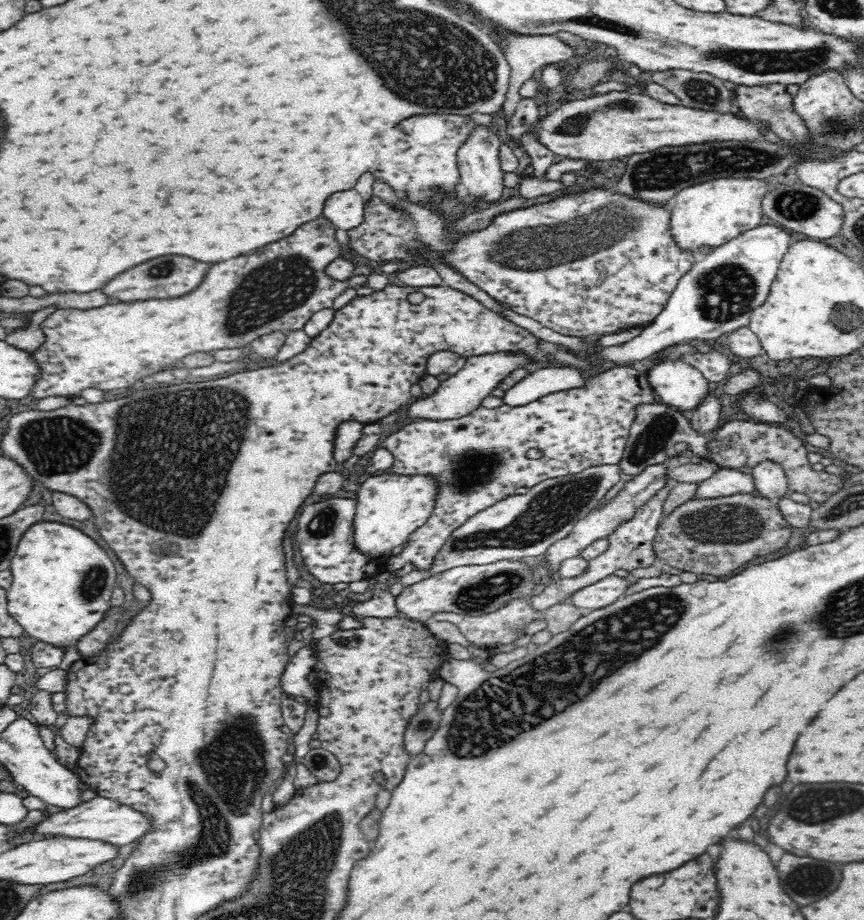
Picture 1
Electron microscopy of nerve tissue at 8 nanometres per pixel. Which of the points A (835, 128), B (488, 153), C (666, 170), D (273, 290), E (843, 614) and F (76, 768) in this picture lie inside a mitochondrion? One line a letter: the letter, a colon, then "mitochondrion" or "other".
A: mitochondrion
B: other
C: mitochondrion
D: mitochondrion
E: mitochondrion
F: other

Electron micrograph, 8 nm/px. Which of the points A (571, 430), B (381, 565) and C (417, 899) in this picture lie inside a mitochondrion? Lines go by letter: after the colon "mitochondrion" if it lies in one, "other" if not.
A: other
B: other
C: other

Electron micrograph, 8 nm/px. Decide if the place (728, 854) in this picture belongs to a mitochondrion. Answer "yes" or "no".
no

